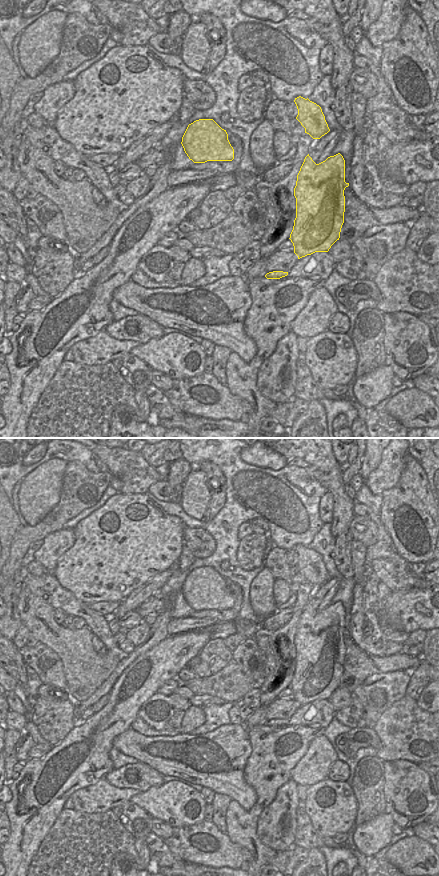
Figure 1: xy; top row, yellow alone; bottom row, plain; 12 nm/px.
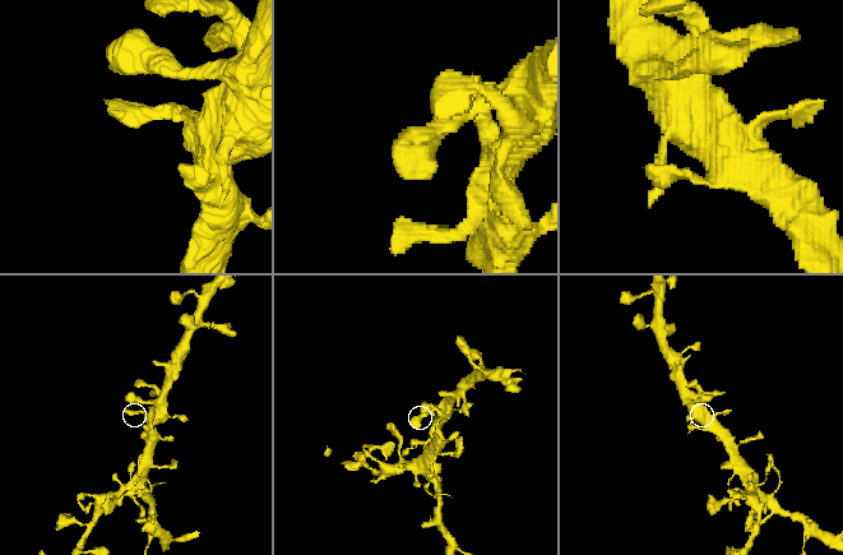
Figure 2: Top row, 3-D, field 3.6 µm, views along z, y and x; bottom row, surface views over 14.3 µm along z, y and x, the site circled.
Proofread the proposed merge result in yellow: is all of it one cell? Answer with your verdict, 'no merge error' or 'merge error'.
no merge error

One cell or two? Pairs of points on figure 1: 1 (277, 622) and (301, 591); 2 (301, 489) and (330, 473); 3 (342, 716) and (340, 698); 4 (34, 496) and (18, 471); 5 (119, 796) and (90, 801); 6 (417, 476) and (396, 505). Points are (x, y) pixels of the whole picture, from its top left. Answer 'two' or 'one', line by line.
1: two
2: two
3: two
4: two
5: one
6: one

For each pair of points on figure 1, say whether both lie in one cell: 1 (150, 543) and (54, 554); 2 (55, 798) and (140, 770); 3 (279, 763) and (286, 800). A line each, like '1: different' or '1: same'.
1: different
2: different
3: different

